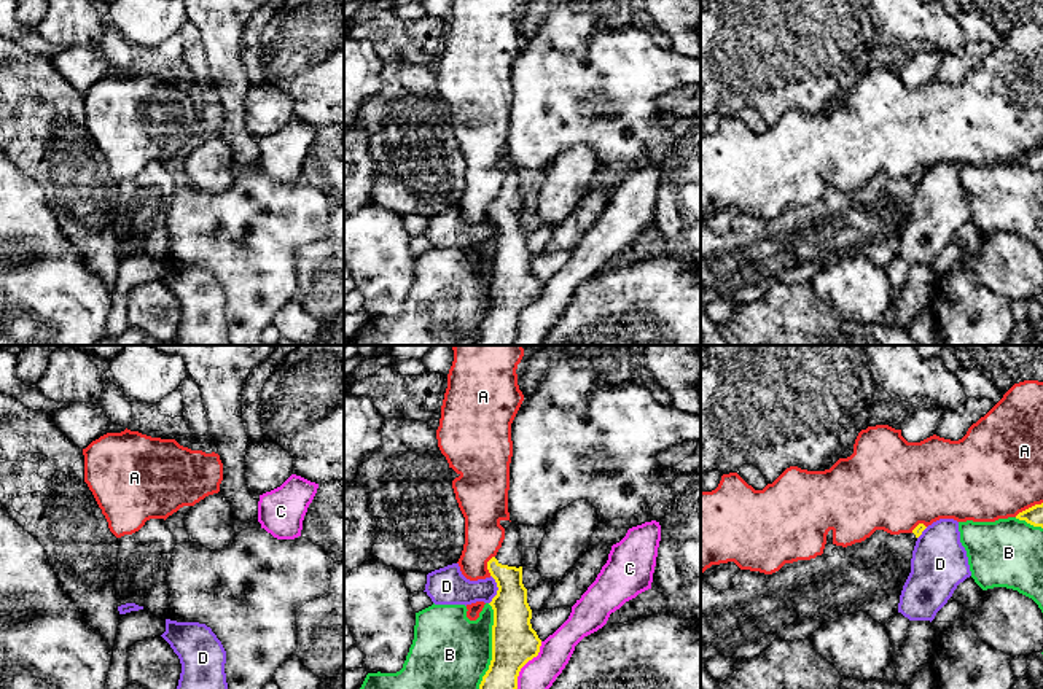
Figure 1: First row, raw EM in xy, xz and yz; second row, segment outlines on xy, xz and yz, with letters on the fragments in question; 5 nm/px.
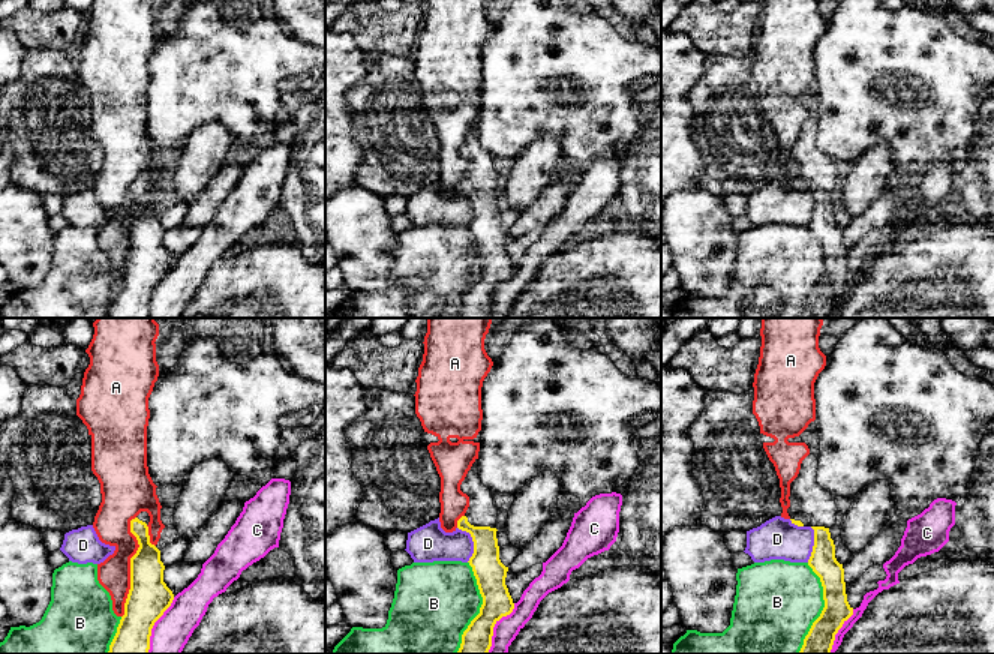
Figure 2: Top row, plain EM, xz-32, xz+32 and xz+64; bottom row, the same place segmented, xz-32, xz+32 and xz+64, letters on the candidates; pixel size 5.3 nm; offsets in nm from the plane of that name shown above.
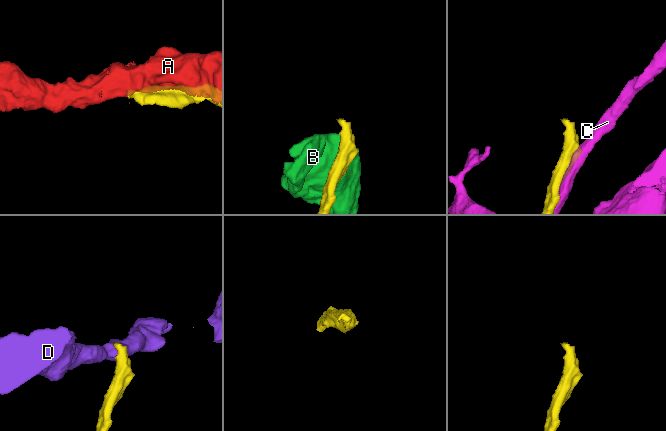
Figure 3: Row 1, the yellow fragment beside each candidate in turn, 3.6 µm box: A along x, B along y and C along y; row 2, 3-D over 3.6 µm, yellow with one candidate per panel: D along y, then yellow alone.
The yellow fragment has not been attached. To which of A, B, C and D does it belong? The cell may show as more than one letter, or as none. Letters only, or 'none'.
none

